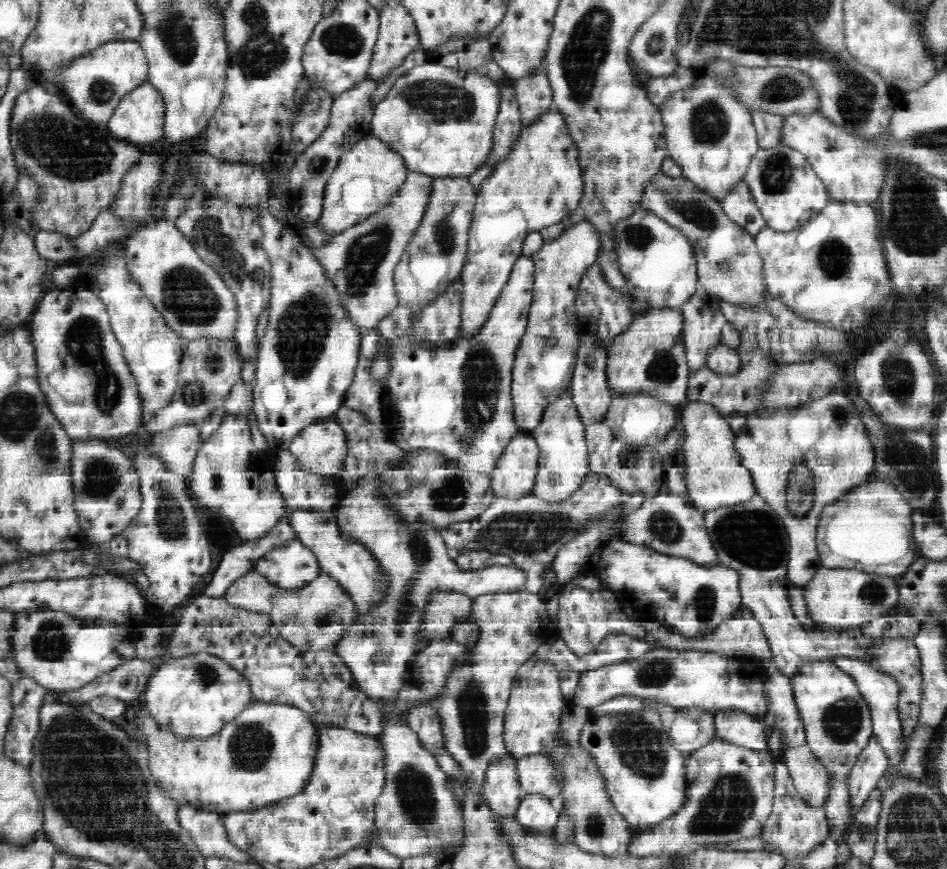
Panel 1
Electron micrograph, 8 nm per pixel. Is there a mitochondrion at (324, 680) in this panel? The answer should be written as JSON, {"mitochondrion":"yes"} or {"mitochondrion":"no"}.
{"mitochondrion":"yes"}

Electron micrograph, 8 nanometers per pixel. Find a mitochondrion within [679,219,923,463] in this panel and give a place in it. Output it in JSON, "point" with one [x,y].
{"point":[898,377]}

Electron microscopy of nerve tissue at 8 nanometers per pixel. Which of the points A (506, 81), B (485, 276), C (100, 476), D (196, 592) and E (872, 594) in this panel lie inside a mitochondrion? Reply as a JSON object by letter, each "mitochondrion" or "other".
{"A":"other","B":"mitochondrion","C":"mitochondrion","D":"other","E":"mitochondrion"}

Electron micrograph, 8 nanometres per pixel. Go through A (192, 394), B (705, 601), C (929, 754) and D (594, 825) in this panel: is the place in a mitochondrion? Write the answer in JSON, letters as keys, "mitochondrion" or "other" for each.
{"A":"mitochondrion","B":"mitochondrion","C":"other","D":"mitochondrion"}

